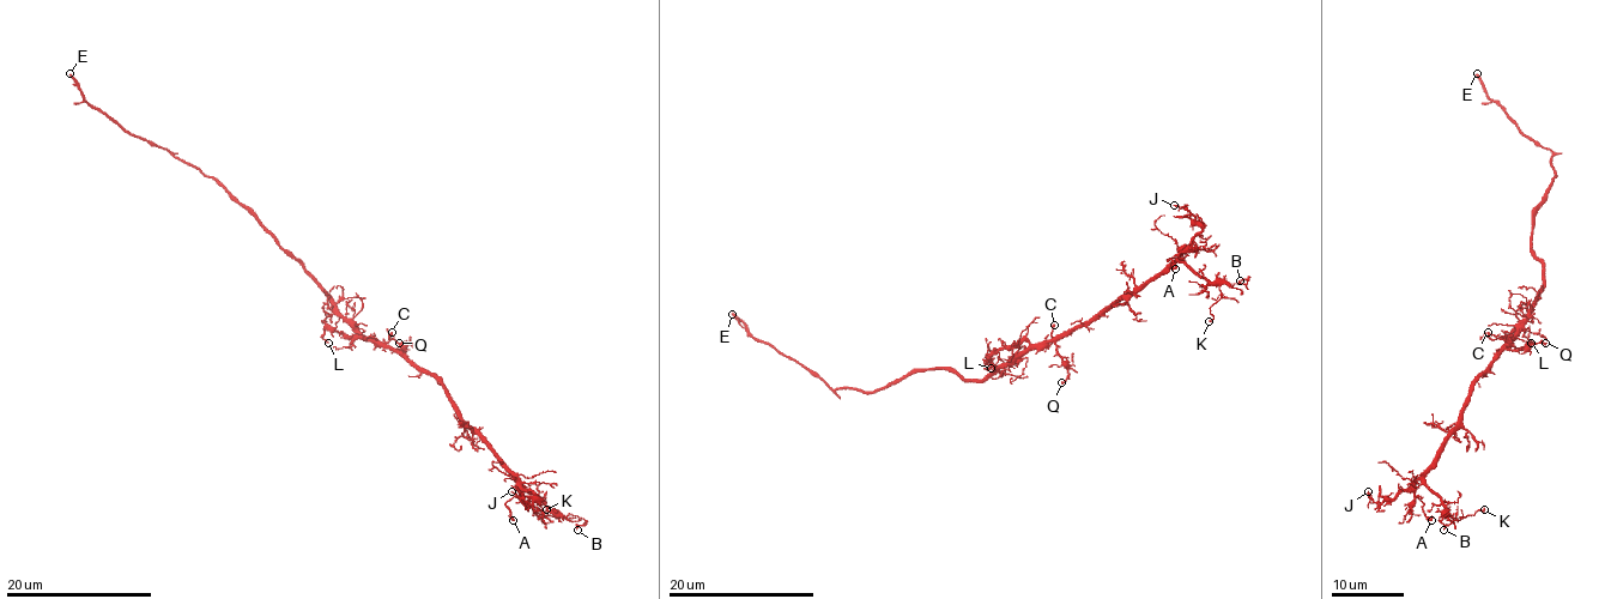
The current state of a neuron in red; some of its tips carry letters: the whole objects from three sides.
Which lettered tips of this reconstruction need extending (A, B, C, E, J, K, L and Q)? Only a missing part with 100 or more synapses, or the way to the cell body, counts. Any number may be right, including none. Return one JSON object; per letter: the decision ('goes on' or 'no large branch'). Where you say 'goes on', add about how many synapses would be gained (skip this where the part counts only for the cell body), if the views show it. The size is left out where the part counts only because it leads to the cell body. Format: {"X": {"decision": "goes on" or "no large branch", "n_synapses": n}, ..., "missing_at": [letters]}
{"A": {"decision": "no large branch"}, "B": {"decision": "no large branch"}, "C": {"decision": "no large branch"}, "E": {"decision": "goes on", "n_synapses": 120}, "J": {"decision": "no large branch"}, "K": {"decision": "no large branch"}, "L": {"decision": "no large branch"}, "Q": {"decision": "no large branch"}, "missing_at": ["E"]}

